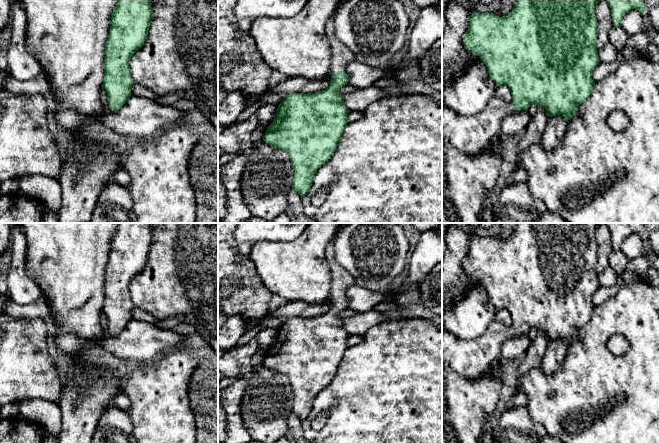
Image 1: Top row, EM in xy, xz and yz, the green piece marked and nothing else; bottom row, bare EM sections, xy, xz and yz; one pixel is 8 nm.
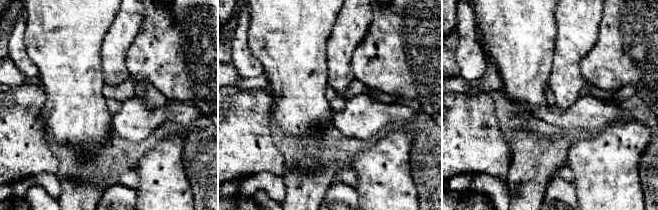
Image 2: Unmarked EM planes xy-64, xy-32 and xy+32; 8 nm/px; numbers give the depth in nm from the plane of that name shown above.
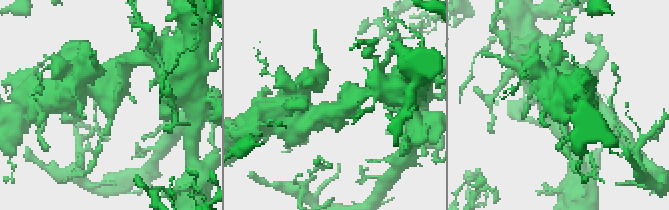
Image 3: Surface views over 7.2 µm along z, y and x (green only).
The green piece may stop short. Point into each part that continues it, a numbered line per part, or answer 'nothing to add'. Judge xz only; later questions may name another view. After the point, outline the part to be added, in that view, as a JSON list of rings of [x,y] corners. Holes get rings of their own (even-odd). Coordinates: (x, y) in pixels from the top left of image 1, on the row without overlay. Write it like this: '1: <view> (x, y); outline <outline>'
1: xz (341, 279); outline [[[342,223],[340,227],[336,230],[335,237],[337,235],[338,230],[348,223]],[[334,240],[329,243],[326,248],[326,259],[330,266],[330,271],[332,274],[332,289],[330,293],[330,298],[338,297],[346,294],[346,289],[354,283],[354,279],[352,275],[342,267],[339,262],[336,260],[335,252],[334,252]]]

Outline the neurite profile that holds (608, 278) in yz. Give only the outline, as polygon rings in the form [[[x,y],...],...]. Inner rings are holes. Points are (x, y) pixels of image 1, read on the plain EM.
[[[609,266],[602,273],[598,274],[598,281],[602,287],[612,287],[616,285],[618,274]]]

